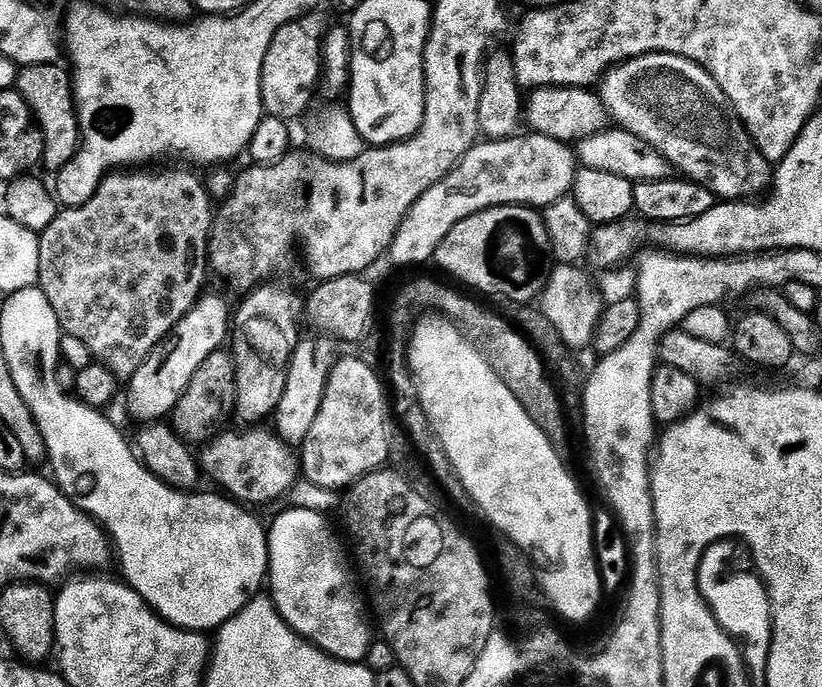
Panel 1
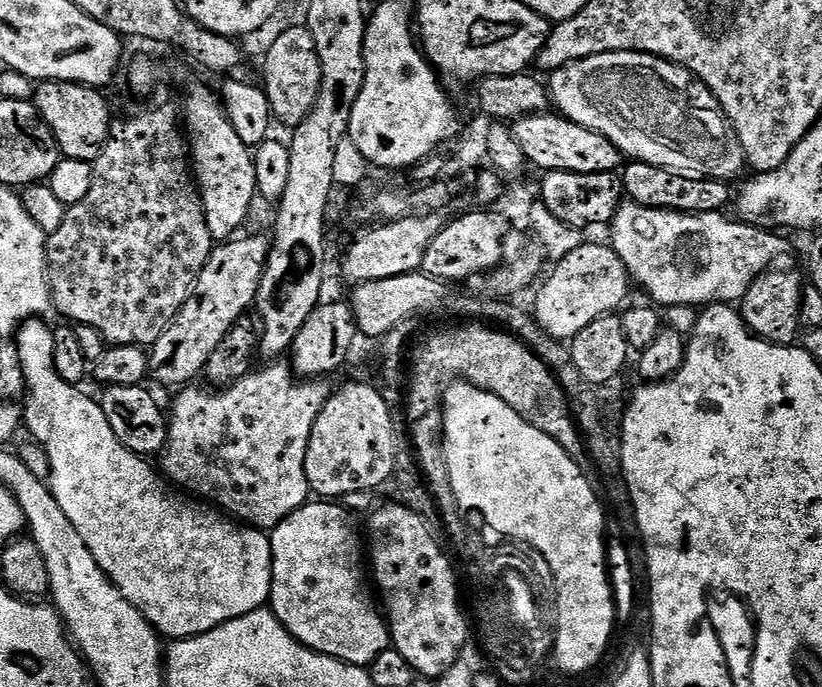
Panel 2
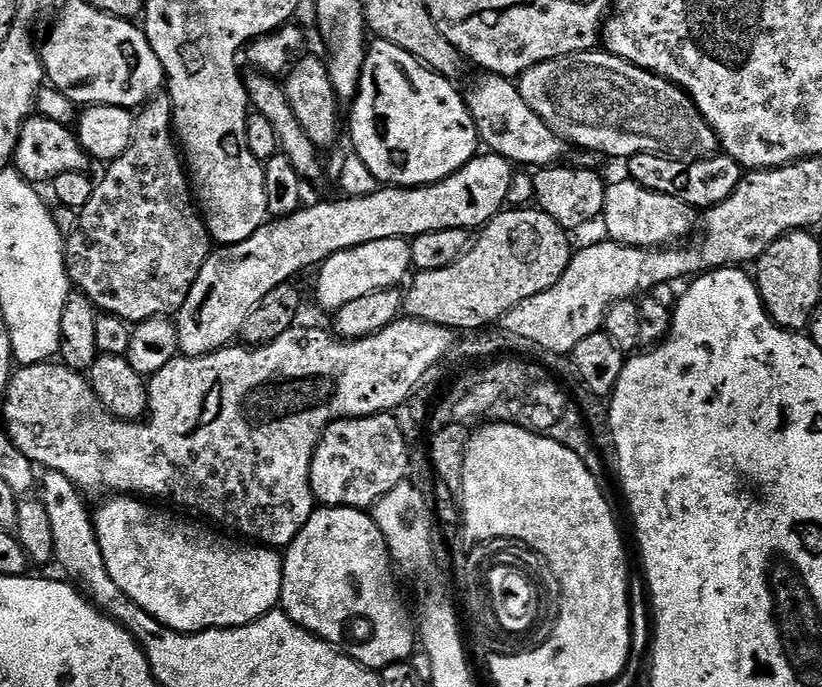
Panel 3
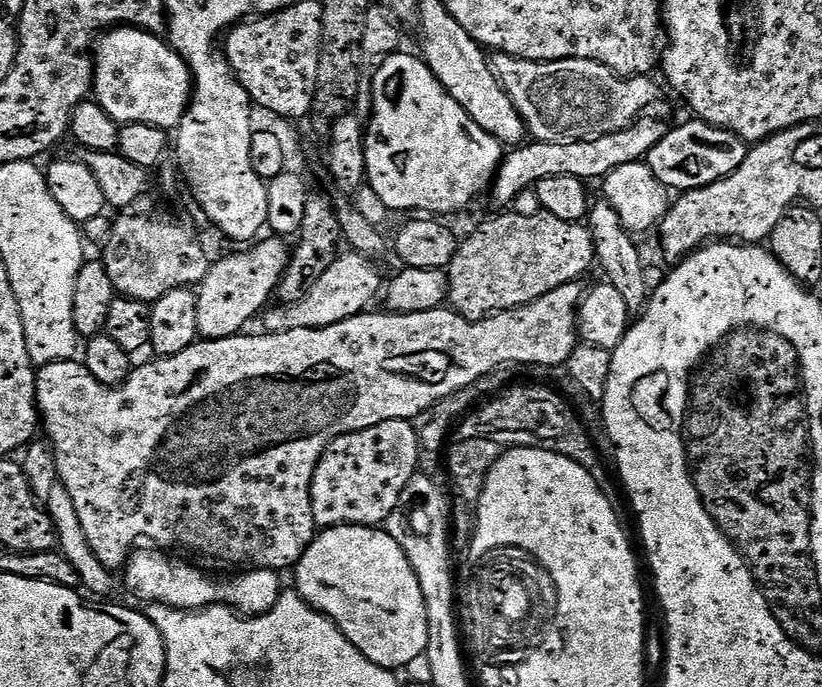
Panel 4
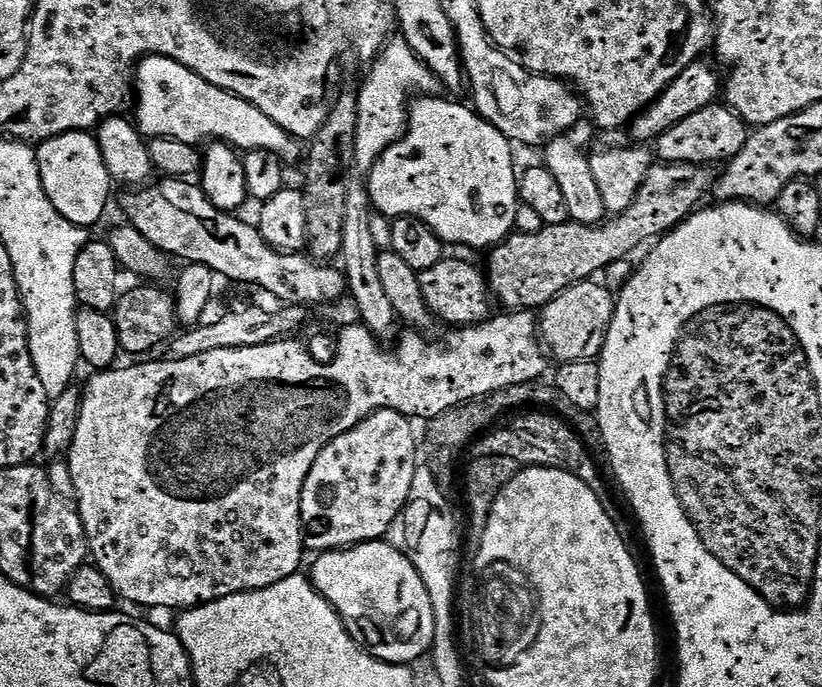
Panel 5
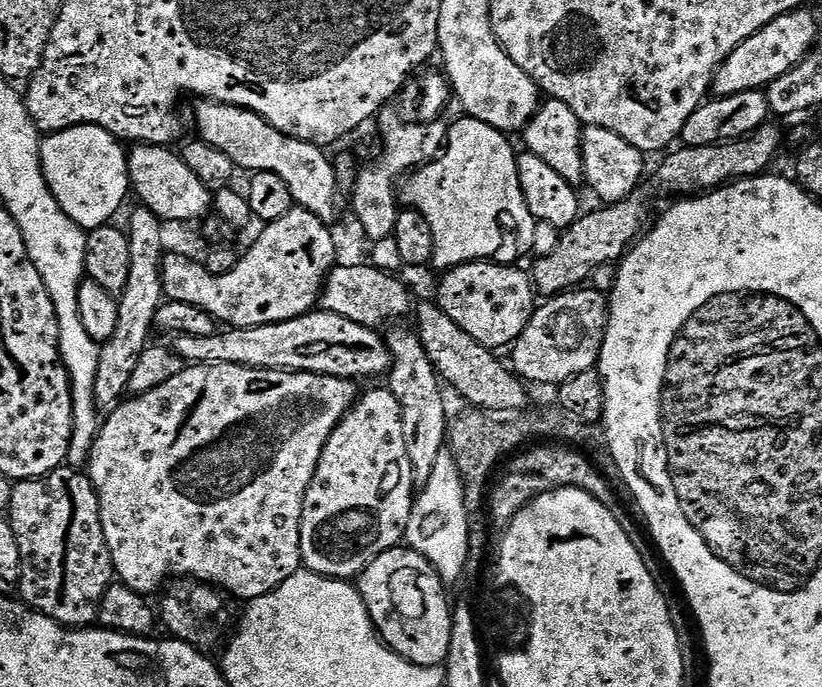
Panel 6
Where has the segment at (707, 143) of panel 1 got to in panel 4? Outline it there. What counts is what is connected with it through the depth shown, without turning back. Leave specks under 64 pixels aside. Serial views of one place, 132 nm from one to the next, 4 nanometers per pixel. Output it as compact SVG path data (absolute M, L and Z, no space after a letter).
M496 54L491 57L490 67L493 74L496 75L496 81L504 88L504 92L508 95L510 102L514 104L521 119L524 120L524 127L527 135L533 141L541 140L542 142L582 142L583 140L593 140L594 138L602 138L606 133L617 132L618 130L626 130L635 120L640 119L649 111L648 108L656 100L656 84L652 78L648 76L618 76L612 72L604 64L599 64L593 60L518 60L514 56L505 56Z

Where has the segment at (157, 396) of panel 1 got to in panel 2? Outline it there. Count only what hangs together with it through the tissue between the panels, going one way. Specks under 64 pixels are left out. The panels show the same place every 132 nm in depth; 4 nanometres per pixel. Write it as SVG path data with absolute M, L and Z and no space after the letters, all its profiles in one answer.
M248 236L245 240L233 238L213 247L208 264L202 270L198 282L192 287L192 295L174 318L174 322L150 348L150 376L154 381L172 388L175 384L187 385L195 376L203 373L214 346L226 338L226 334L244 312L253 307L256 291L268 260L270 240L265 236Z

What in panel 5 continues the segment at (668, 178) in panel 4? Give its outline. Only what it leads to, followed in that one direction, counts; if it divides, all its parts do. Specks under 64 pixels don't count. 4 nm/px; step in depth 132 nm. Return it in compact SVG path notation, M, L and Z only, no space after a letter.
M713 106L698 110L698 114L690 114L690 118L682 118L678 126L666 130L666 134L654 141L654 152L666 164L723 165L740 153L742 146L746 146L749 135L749 125L731 108Z

